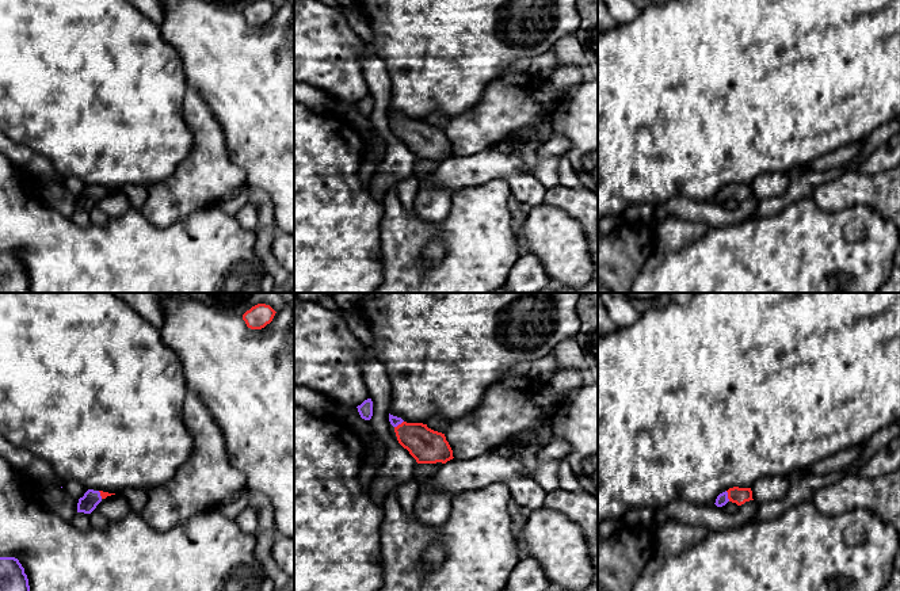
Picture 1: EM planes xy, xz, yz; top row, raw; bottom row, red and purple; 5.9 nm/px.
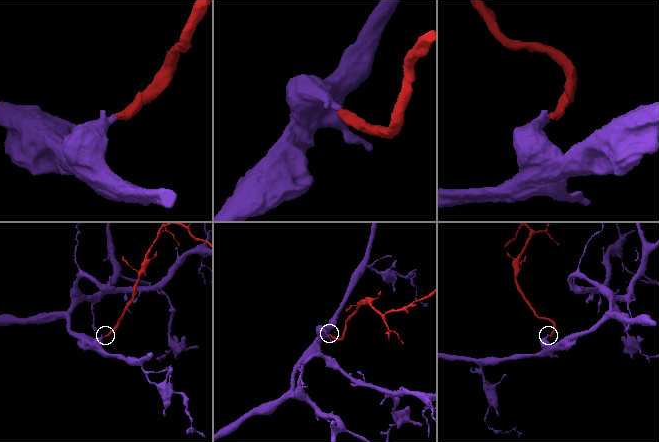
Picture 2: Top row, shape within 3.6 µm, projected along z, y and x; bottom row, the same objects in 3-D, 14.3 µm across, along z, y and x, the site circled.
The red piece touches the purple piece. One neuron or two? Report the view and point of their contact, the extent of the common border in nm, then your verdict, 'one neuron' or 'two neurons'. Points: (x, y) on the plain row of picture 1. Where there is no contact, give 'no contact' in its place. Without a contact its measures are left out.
meets red in yz at (728, 193); contact 70 nm long; one neuron

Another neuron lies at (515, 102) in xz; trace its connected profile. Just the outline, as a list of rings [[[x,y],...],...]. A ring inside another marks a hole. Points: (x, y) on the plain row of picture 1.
[[[506,73],[488,85],[476,106],[450,118],[445,133],[453,153],[472,156],[512,141],[515,152],[546,190],[558,186],[560,157],[539,157],[541,141],[519,136],[552,117],[560,99],[572,91],[556,89],[546,73]]]

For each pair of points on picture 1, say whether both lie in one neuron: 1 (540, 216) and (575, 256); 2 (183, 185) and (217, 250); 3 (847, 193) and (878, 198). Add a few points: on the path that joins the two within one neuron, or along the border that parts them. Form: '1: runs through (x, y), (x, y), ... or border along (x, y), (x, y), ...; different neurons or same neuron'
1: runs through (545, 225), (565, 247); same neuron
2: border along (216, 205), (197, 209), (168, 225); different neurons
3: runs through (855, 193), (870, 193); same neuron

